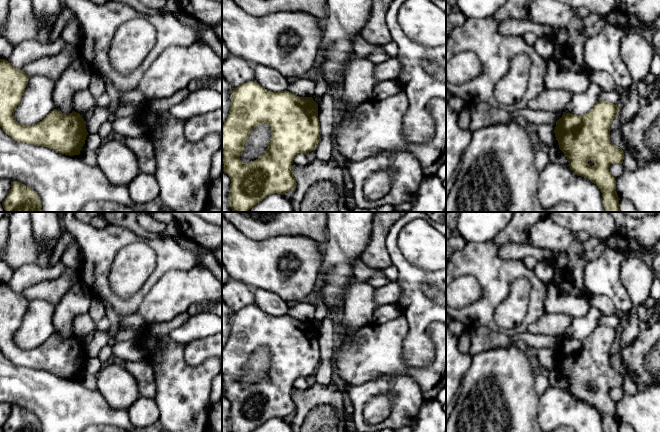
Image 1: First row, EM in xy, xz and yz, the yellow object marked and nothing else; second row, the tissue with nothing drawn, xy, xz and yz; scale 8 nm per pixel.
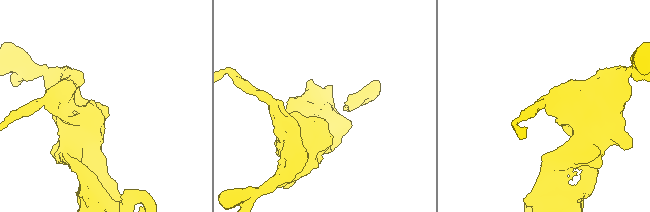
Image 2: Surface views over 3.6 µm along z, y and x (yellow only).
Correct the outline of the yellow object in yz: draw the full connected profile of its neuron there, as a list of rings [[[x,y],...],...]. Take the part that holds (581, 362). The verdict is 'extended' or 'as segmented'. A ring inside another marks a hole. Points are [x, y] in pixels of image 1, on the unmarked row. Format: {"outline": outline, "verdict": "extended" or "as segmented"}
{"outline": [[[599,324],[584,339],[563,336],[554,353],[559,373],[567,381],[570,393],[578,400],[590,403],[600,413],[605,432],[619,432],[616,405],[609,396],[611,388],[622,388],[624,383],[622,373],[610,365],[610,349],[618,336],[619,330]]], "verdict": "as segmented"}

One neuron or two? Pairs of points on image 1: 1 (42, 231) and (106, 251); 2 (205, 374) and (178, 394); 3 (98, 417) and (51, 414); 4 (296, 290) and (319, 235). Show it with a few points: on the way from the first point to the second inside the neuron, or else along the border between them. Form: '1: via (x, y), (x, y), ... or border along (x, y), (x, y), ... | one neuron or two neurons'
1: border along (61, 222), (63, 230) | two neurons
2: via (198, 380), (185, 390) | one neuron
3: via (86, 414), (63, 414) | one neuron
4: border along (294, 235), (304, 235), (319, 243) | two neurons

